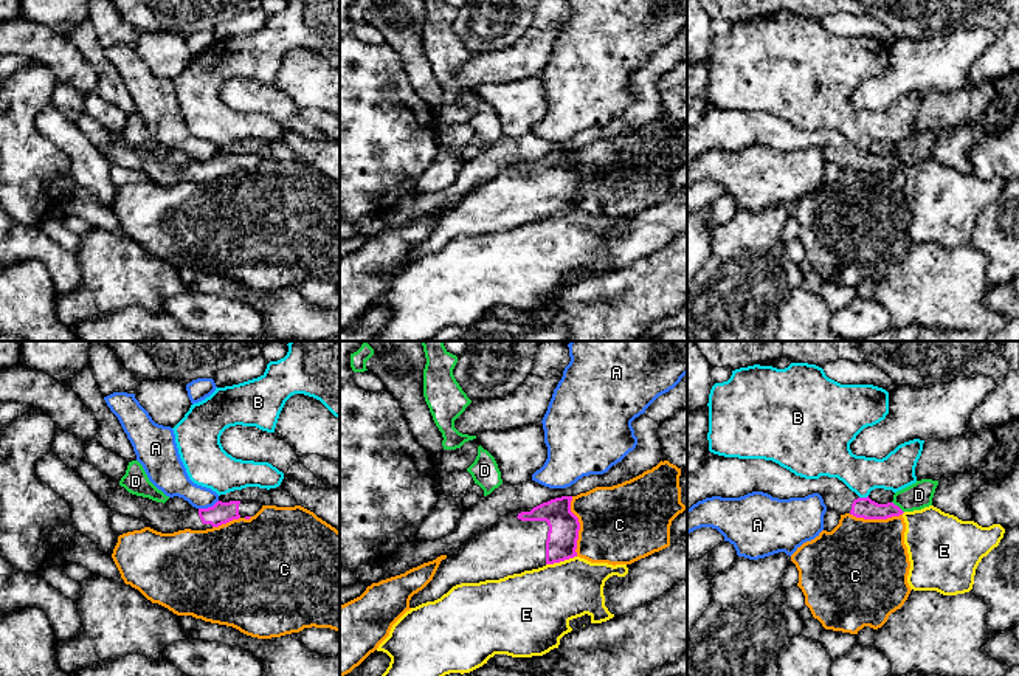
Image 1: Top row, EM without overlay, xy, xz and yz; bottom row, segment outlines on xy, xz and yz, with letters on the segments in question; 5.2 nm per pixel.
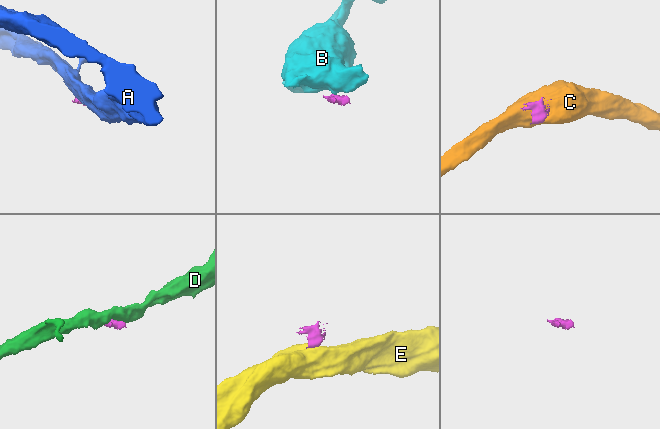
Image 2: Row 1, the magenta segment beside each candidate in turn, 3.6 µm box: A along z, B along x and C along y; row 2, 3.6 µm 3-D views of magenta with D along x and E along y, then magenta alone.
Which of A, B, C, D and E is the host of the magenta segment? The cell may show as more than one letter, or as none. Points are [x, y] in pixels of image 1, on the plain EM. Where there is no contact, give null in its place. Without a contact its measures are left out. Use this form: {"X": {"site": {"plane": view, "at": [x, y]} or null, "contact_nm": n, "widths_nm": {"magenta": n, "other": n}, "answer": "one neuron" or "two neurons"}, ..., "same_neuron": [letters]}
{"A": {"site": {"plane": "xy", "at": [208, 160]}, "contact_nm": 120, "widths_nm": {"magenta": 110, "other": 170}, "answer": "two neurons"}, "B": {"site": {"plane": "yz", "at": [863, 151]}, "contact_nm": 50, "widths_nm": {"magenta": 110, "other": 190}, "answer": "two neurons"}, "C": {"site": {"plane": "xz", "at": [579, 179]}, "contact_nm": 320, "widths_nm": {"magenta": 160, "other": 400}, "answer": "two neurons"}, "D": {"site": {"plane": "yz", "at": [898, 160]}, "contact_nm": 90, "widths_nm": {"magenta": 110, "other": 140}, "answer": "two neurons"}, "E": {"site": {"plane": "xz", "at": [560, 213]}, "contact_nm": 170, "widths_nm": {"magenta": 160, "other": 360}, "answer": "two neurons"}, "same_neuron": []}

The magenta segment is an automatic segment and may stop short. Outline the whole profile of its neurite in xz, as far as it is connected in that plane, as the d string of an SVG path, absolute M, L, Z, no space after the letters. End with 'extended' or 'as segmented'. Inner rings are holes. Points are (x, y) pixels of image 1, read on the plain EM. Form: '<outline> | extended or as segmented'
M561 149L534 161L513 163L487 181L473 186L440 214L433 233L411 250L409 260L434 254L461 236L499 233L577 209L580 175L571 164L571 153L572 149Z | extended

